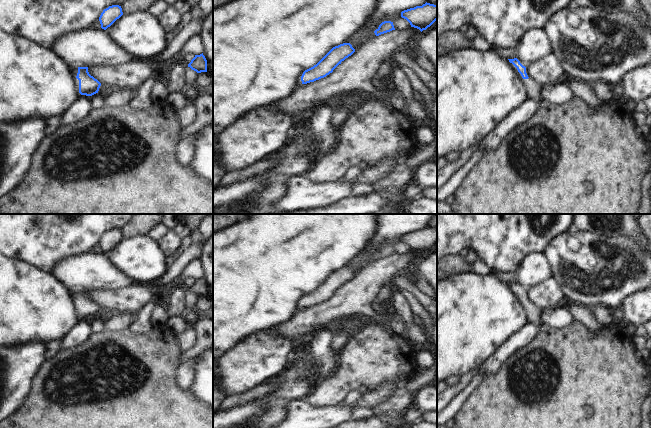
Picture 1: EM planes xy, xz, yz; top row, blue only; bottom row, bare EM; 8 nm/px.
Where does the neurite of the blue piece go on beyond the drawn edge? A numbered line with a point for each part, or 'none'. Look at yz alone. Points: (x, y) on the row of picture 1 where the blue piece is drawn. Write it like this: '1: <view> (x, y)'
1: yz (534, 89)

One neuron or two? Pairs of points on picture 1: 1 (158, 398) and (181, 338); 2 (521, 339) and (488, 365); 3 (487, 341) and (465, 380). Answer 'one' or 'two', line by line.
1: two
2: one
3: two

